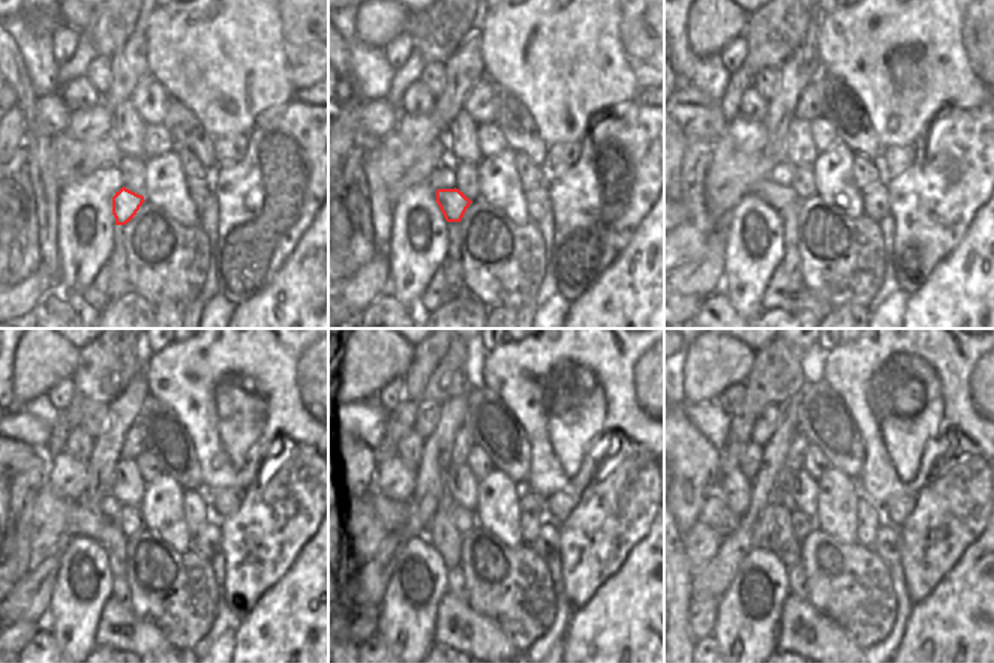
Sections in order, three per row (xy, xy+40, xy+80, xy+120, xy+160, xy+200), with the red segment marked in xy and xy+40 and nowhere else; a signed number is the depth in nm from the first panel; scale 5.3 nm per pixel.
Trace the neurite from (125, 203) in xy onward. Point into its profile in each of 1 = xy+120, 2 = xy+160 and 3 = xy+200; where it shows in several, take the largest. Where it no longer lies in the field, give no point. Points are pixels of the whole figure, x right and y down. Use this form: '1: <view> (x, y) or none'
1: xy+120 (81, 521)
2: xy+160 (393, 513)
3: xy+200 (715, 513)

